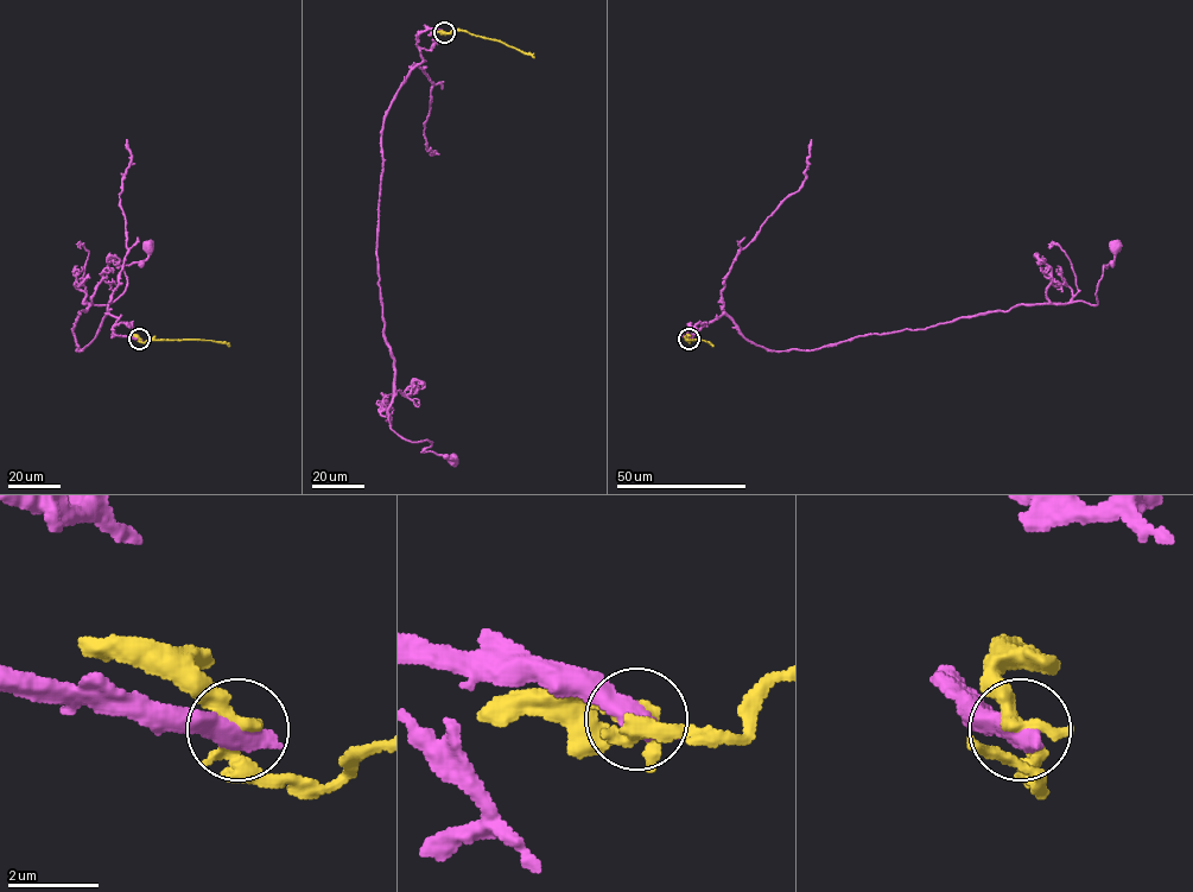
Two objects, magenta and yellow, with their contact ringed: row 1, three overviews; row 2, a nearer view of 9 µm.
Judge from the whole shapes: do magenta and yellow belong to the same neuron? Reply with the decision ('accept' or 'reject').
reject

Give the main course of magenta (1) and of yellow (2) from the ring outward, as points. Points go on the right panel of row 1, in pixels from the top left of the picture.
1: (689, 340), (725, 314), (757, 345), (813, 350), (1021, 304), (1096, 305), (1103, 266), (1114, 260), (1116, 246)
2: (689, 340), (689, 342), (686, 340), (708, 341), (714, 346)

